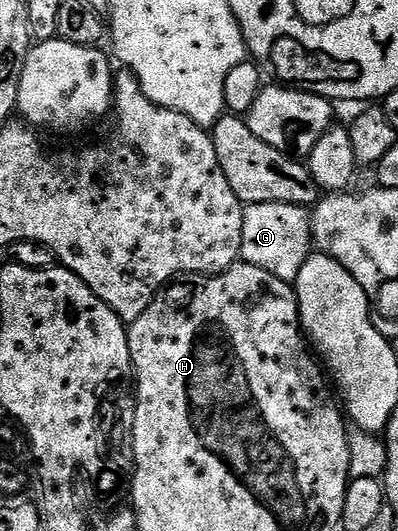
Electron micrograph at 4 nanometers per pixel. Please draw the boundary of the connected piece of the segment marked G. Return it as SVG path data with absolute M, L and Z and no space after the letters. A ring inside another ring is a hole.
M254 202L244 210L242 219L242 247L240 261L245 265L262 267L278 279L295 283L302 263L306 263L313 252L312 219L303 205L282 202Z

